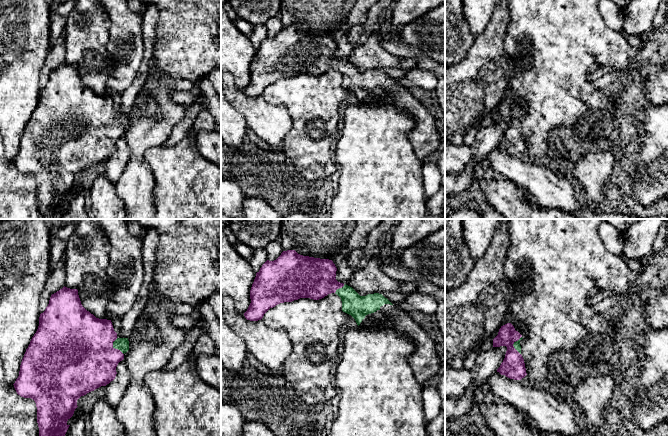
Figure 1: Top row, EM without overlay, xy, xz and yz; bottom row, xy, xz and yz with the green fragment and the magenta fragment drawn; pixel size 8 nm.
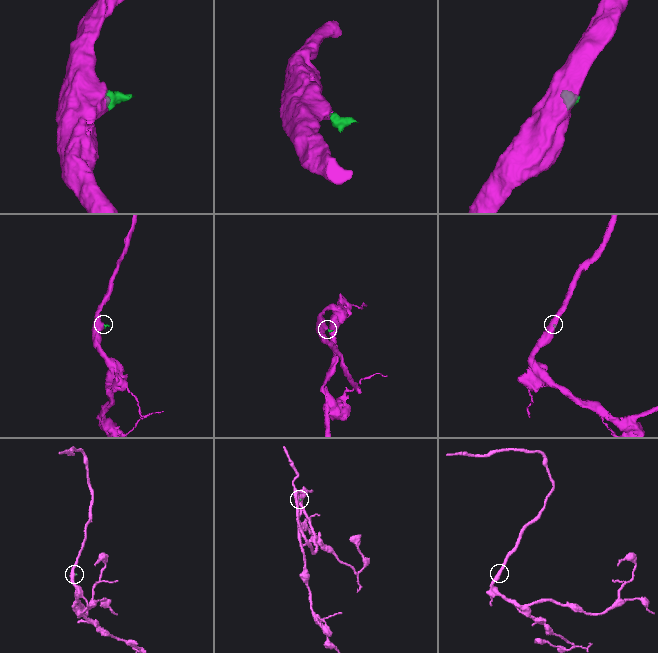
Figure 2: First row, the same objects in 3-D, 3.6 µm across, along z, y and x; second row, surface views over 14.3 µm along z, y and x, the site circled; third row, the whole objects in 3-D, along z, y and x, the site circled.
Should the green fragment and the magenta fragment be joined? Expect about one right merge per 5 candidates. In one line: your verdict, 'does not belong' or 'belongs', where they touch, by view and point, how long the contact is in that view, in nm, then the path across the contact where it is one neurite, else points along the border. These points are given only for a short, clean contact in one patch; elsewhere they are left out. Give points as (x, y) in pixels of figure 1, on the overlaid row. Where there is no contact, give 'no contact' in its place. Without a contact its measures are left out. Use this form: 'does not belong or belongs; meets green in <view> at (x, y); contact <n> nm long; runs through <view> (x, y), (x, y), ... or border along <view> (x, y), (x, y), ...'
belongs; meets green in xy at (114, 347); contact 150 nm long; runs through xy (122, 344), (114, 347), (110, 350), (83, 350)

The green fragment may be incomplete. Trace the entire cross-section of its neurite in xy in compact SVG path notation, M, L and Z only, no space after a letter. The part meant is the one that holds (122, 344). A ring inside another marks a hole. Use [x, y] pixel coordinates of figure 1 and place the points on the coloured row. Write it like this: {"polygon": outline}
{"polygon": "M63 287L52 294L45 311L40 314L39 326L32 337L20 365L19 376L14 388L18 395L31 398L37 407L39 436L65 436L70 425L67 421L73 416L77 400L106 386L116 377L116 367L129 350L128 338L118 338L111 320L96 318L81 304L78 290Z"}

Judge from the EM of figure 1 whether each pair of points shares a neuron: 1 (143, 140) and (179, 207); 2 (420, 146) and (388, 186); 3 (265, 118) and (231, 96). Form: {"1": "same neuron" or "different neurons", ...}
{"1": "different neurons", "2": "different neurons", "3": "same neuron"}

